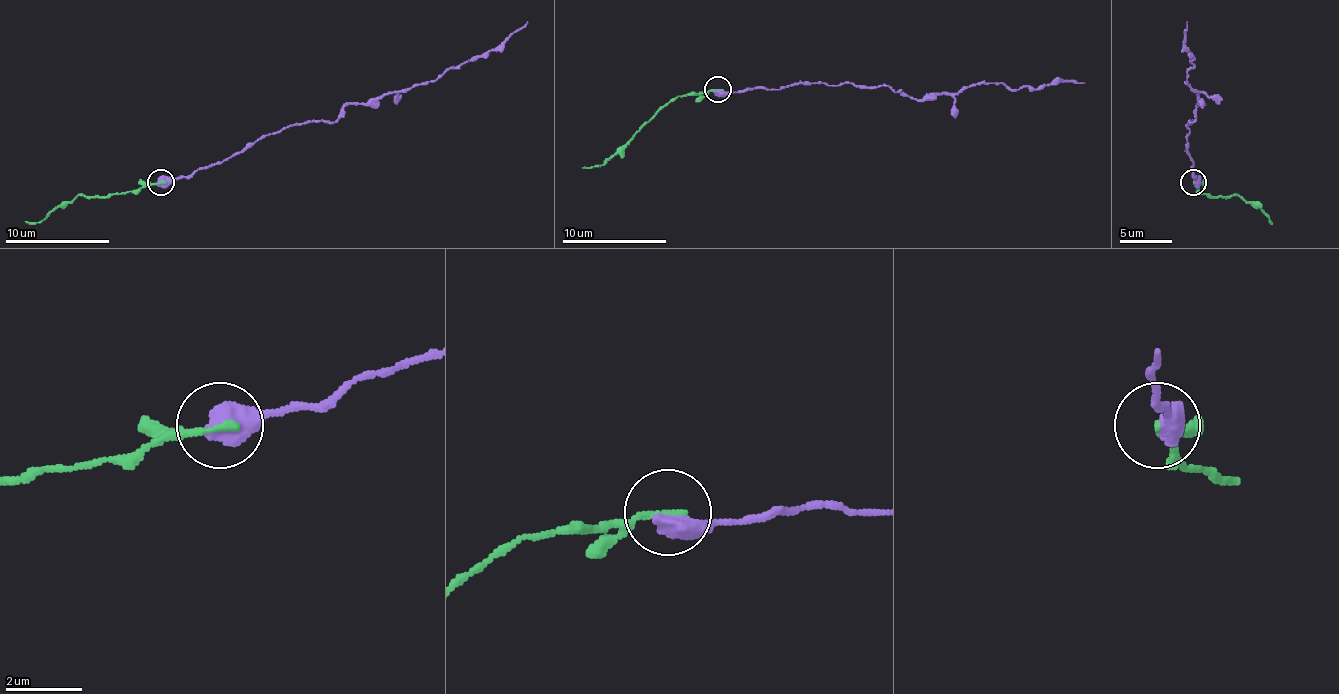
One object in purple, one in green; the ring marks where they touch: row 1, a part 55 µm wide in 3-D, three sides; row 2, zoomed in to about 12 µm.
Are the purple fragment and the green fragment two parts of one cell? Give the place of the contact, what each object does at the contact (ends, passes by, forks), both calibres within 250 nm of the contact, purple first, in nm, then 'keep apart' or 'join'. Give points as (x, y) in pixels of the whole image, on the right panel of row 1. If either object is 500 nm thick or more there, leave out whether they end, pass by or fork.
at (1193, 182); 650 nm thick on the purple side, 160 nm on the other; keep apart

